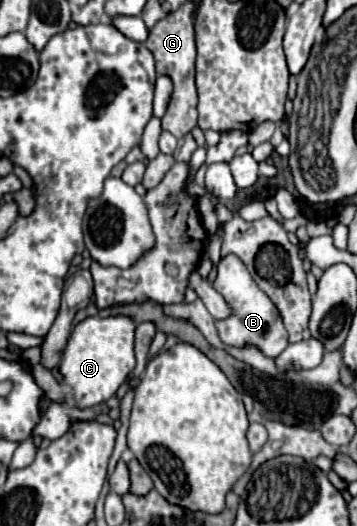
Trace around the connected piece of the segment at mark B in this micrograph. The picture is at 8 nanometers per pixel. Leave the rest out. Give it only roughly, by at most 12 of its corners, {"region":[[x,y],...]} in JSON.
{"region":[[232,253],[212,285],[232,309],[216,321],[226,347],[286,349],[280,311]]}

